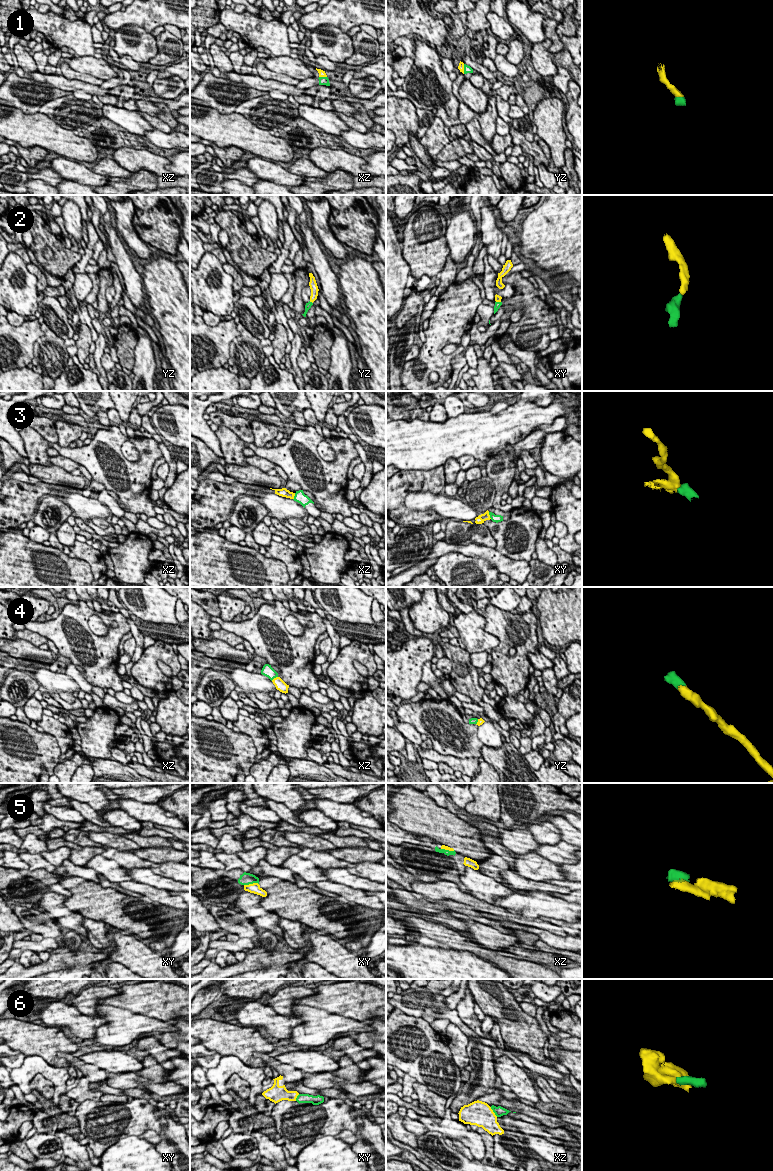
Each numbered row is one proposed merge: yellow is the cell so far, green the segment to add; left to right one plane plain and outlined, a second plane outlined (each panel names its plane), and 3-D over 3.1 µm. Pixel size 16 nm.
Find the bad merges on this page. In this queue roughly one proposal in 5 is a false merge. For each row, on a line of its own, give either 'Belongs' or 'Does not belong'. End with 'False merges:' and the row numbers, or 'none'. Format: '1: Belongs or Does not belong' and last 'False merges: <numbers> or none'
1: Belongs
2: Belongs
3: Belongs
4: Belongs
5: Belongs
6: Does not belong
False merges: 6

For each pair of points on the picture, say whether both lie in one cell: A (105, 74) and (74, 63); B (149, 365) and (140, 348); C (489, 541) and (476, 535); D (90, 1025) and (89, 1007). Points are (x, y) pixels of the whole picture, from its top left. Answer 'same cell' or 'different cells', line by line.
A: same cell
B: same cell
C: same cell
D: different cells

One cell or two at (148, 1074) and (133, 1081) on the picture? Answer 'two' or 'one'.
two

